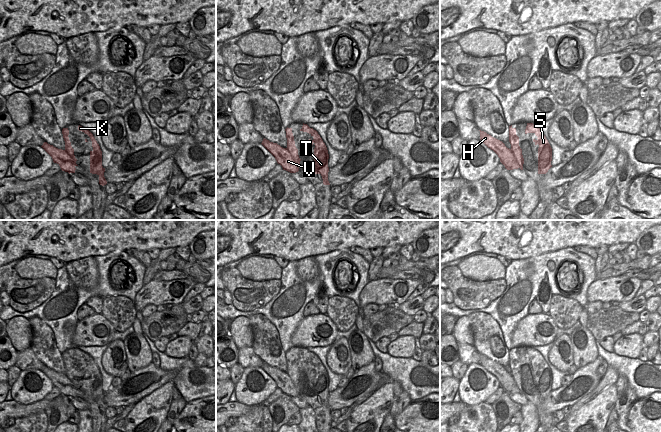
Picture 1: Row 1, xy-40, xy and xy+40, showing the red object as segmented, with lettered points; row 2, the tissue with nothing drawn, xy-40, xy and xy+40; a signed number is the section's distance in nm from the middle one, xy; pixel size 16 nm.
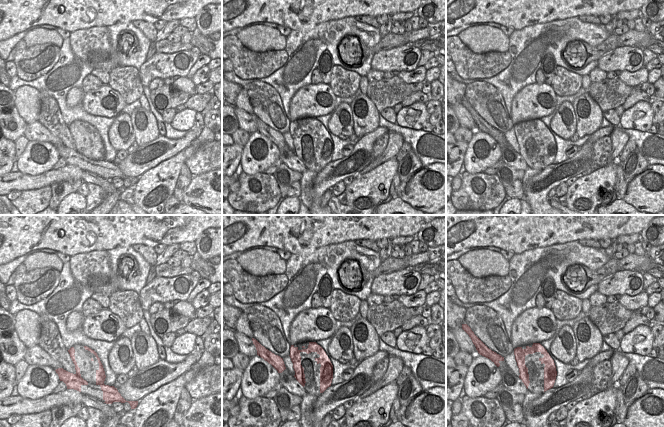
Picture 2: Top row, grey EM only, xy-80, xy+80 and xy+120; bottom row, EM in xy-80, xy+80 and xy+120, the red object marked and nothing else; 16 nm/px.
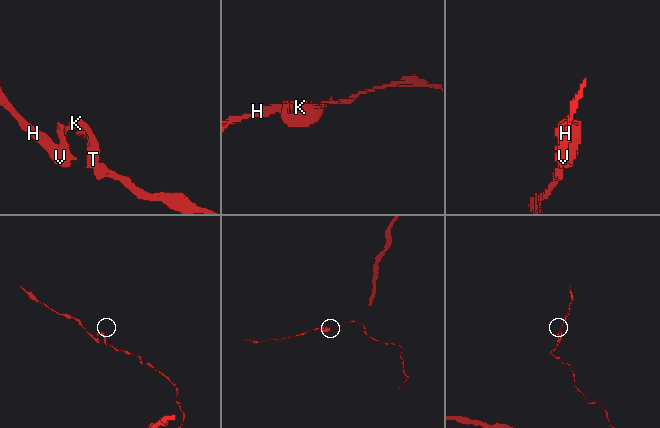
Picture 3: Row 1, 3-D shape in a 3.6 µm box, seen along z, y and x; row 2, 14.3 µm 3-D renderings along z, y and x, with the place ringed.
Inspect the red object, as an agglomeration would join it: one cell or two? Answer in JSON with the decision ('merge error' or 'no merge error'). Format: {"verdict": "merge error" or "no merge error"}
{"verdict": "merge error"}

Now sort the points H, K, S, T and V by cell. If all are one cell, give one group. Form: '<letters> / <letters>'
H V / K S T

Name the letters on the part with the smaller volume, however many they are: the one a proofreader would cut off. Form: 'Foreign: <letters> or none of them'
Foreign: K, S, T

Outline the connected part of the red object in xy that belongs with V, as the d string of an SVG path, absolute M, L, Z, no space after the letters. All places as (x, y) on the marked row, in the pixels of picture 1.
M265 138L261 144L275 157L277 163L282 166L283 170L290 173L296 173L299 171L296 162L287 148L283 148L277 143L270 142Z

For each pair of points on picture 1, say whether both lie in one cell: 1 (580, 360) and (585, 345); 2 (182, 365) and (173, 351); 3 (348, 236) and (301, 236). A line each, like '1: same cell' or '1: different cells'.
1: same cell
2: different cells
3: same cell

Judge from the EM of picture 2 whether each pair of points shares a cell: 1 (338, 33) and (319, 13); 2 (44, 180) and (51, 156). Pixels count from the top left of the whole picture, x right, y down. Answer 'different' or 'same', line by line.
1: different
2: different

